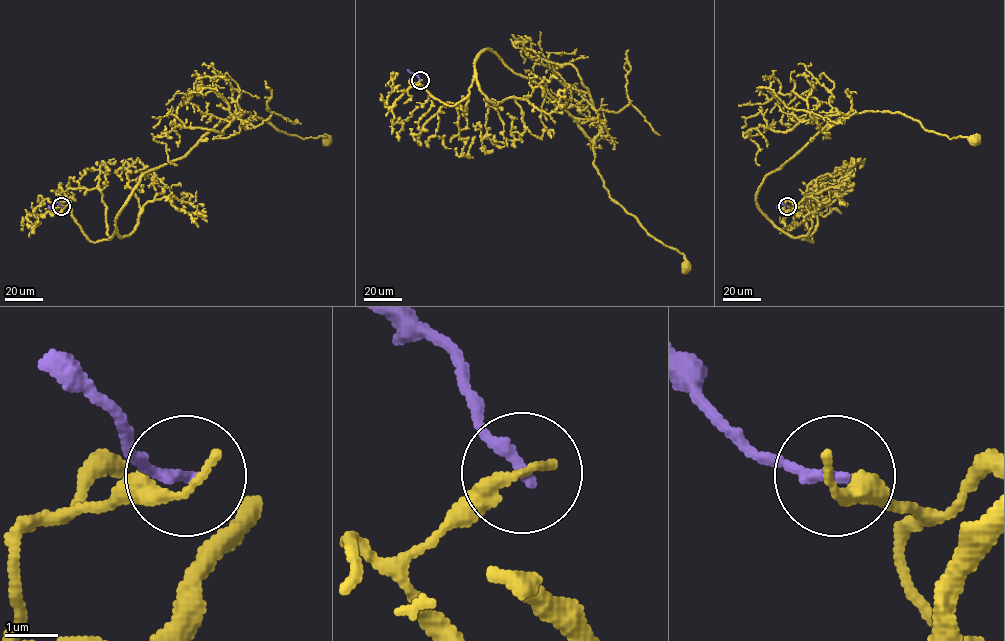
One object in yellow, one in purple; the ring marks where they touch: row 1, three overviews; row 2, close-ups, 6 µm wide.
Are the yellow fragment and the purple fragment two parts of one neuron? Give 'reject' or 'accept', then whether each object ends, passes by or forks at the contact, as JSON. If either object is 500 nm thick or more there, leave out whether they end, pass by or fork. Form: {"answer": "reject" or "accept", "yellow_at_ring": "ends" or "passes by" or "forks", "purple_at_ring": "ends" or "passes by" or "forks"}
{"answer": "reject", "yellow_at_ring": "ends", "purple_at_ring": "ends"}

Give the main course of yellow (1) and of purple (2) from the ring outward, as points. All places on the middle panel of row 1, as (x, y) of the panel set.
1: (421, 80), (457, 104), (488, 49), (540, 83), (593, 143), (609, 196), (686, 267)
2: (420, 80), (408, 70)

